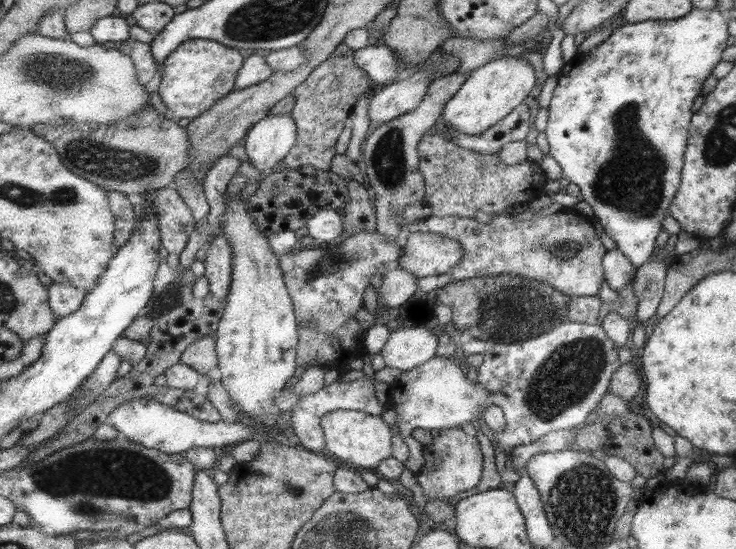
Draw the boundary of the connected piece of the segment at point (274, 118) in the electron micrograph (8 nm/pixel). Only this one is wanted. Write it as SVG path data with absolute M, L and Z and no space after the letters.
M290 114L266 115L250 127L244 138L246 156L258 169L259 178L266 177L272 167L285 160L297 142L297 123Z

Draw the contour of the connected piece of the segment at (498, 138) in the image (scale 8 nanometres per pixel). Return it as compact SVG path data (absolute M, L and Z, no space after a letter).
M522 103L508 117L504 117L494 126L490 126L482 134L464 134L445 126L451 134L452 142L466 150L480 154L499 154L500 149L508 142L526 140L530 130L530 112L528 105Z

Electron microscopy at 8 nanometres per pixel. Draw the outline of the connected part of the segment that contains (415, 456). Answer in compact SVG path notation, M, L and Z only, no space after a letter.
M438 358L425 362L416 369L401 372L397 380L389 386L388 406L396 410L397 430L408 446L409 458L405 465L409 474L417 474L424 466L424 446L413 437L413 431L423 429L439 432L456 429L464 424L476 424L479 415L485 414L490 392L481 383L472 384L464 375L464 367L455 358Z

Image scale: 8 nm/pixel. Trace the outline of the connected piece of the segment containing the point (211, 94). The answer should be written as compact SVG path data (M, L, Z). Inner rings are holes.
M190 39L166 57L157 93L166 108L174 113L173 120L200 117L234 92L234 82L237 82L241 68L242 54L238 49L212 40Z

